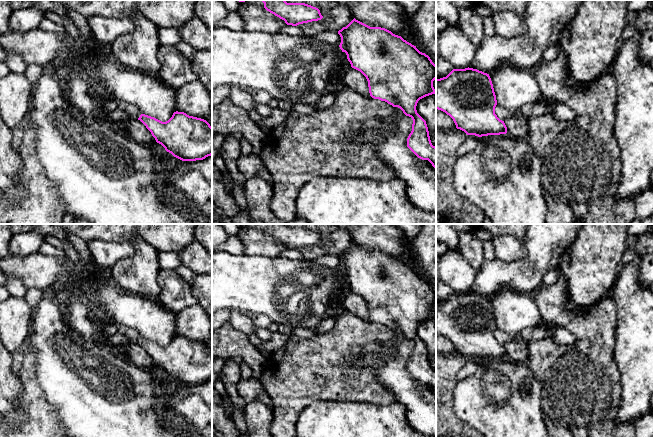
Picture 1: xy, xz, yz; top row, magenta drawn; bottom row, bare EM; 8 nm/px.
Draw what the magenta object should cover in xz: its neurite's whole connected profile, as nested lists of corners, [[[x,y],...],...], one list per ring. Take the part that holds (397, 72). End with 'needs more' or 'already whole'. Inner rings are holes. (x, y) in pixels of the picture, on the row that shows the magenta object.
[[[355,18],[341,30],[339,45],[345,52],[351,67],[360,71],[368,81],[370,96],[400,108],[413,120],[412,131],[407,138],[407,147],[420,159],[428,160],[436,168],[436,147],[432,145],[426,121],[417,113],[420,99],[435,94],[433,81],[436,65],[430,57],[401,36],[381,27],[370,27]]]; already whole

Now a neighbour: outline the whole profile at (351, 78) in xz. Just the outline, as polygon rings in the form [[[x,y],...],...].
[[[352,67],[346,71],[340,70],[338,79],[340,80],[340,86],[350,88],[366,97],[371,97],[369,93],[368,81],[360,71]]]

